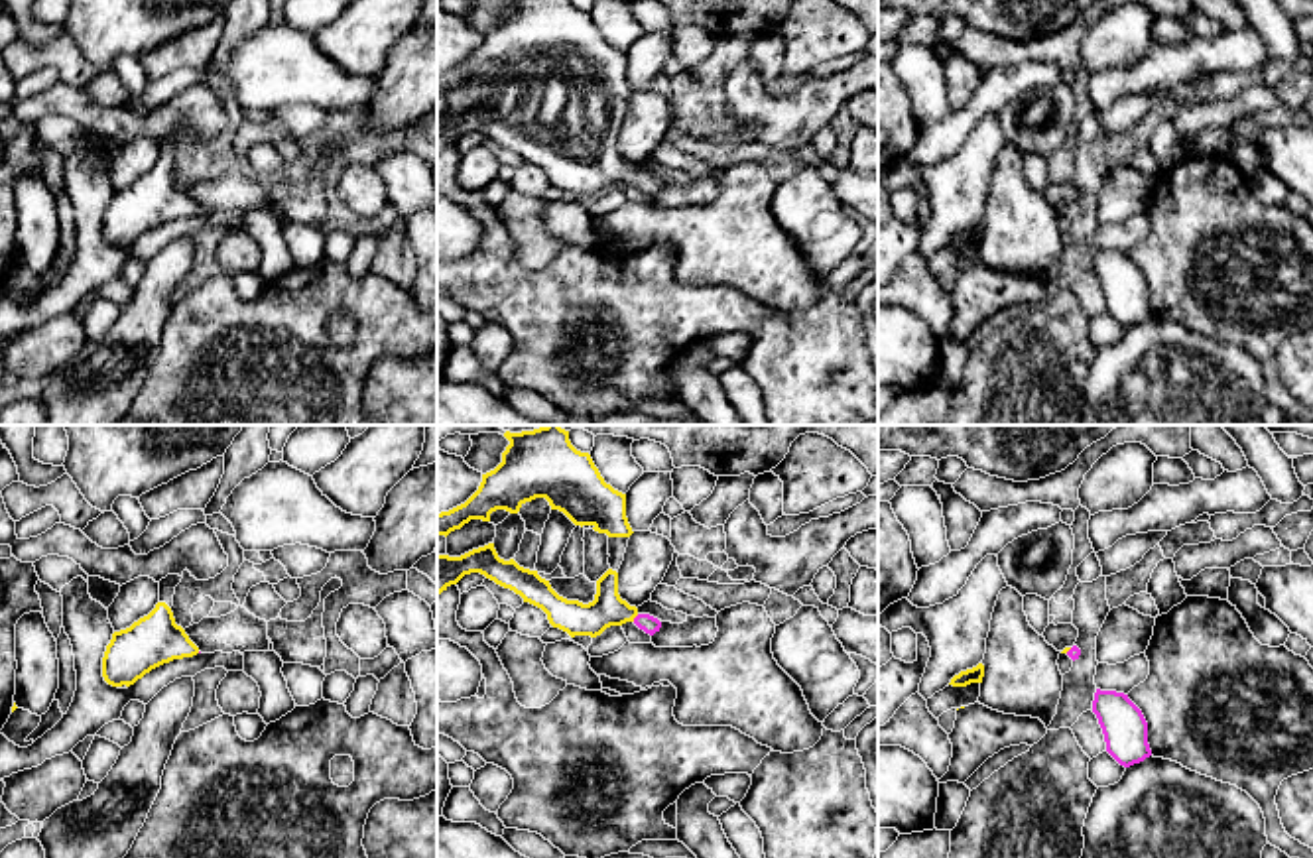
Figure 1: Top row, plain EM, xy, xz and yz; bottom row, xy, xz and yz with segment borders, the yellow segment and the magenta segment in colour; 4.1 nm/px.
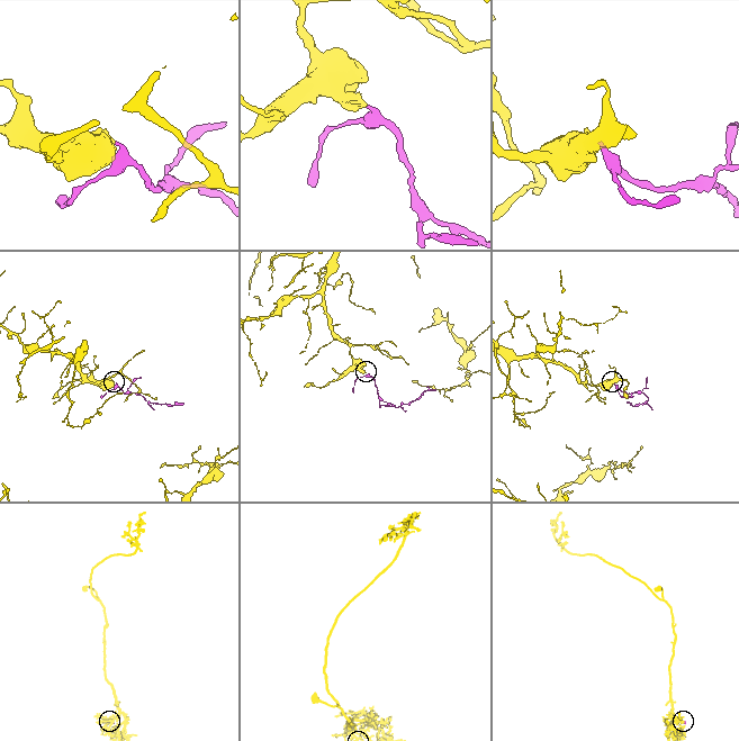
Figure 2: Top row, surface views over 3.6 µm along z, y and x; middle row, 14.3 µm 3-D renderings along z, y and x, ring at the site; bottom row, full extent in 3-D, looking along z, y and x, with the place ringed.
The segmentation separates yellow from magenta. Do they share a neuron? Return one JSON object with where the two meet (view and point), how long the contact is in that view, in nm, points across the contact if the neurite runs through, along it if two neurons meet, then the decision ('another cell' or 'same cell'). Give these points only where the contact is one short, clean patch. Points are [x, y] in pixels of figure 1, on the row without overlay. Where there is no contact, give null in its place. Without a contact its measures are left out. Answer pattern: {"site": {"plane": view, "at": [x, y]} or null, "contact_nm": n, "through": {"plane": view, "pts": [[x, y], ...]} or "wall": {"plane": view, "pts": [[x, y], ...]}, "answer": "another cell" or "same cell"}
{"site": {"plane": "xz", "at": [634, 176]}, "contact_nm": 40, "through": {"plane": "xz", "pts": [[607, 168], [634, 176], [646, 182]]}, "answer": "same cell"}

